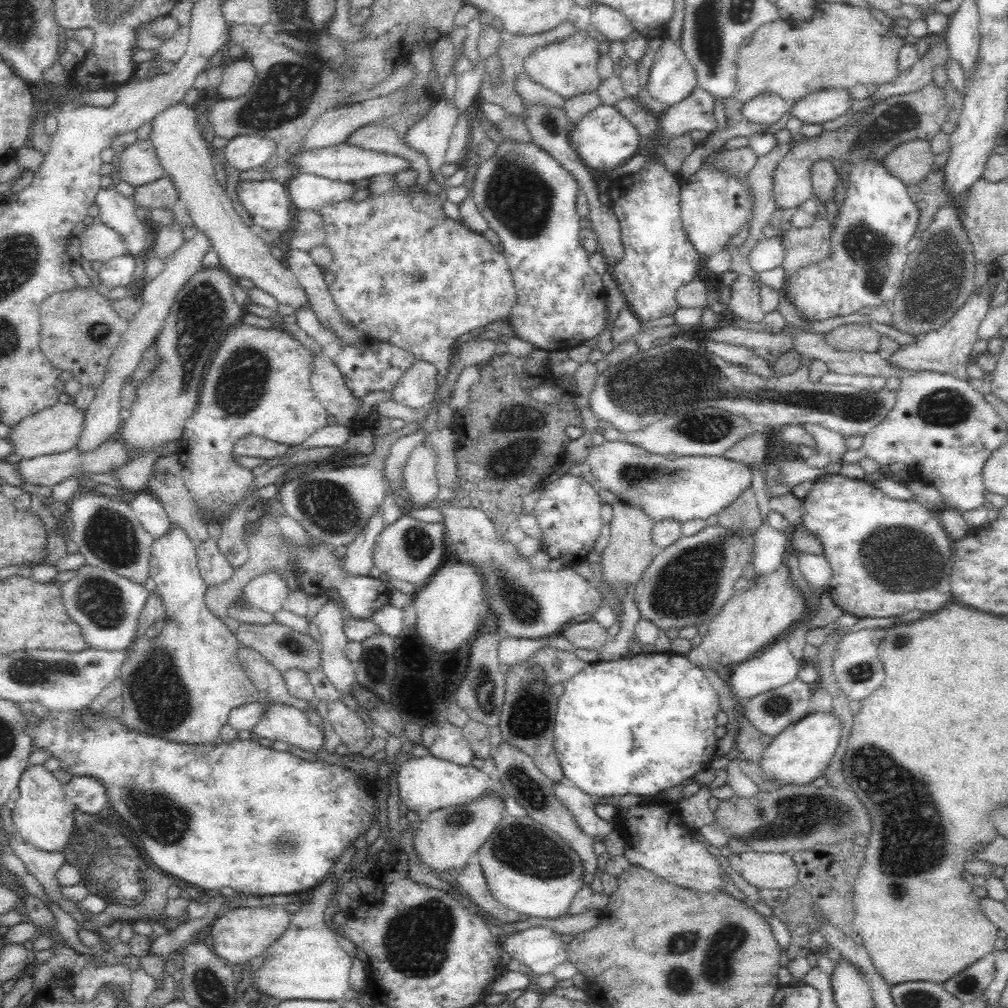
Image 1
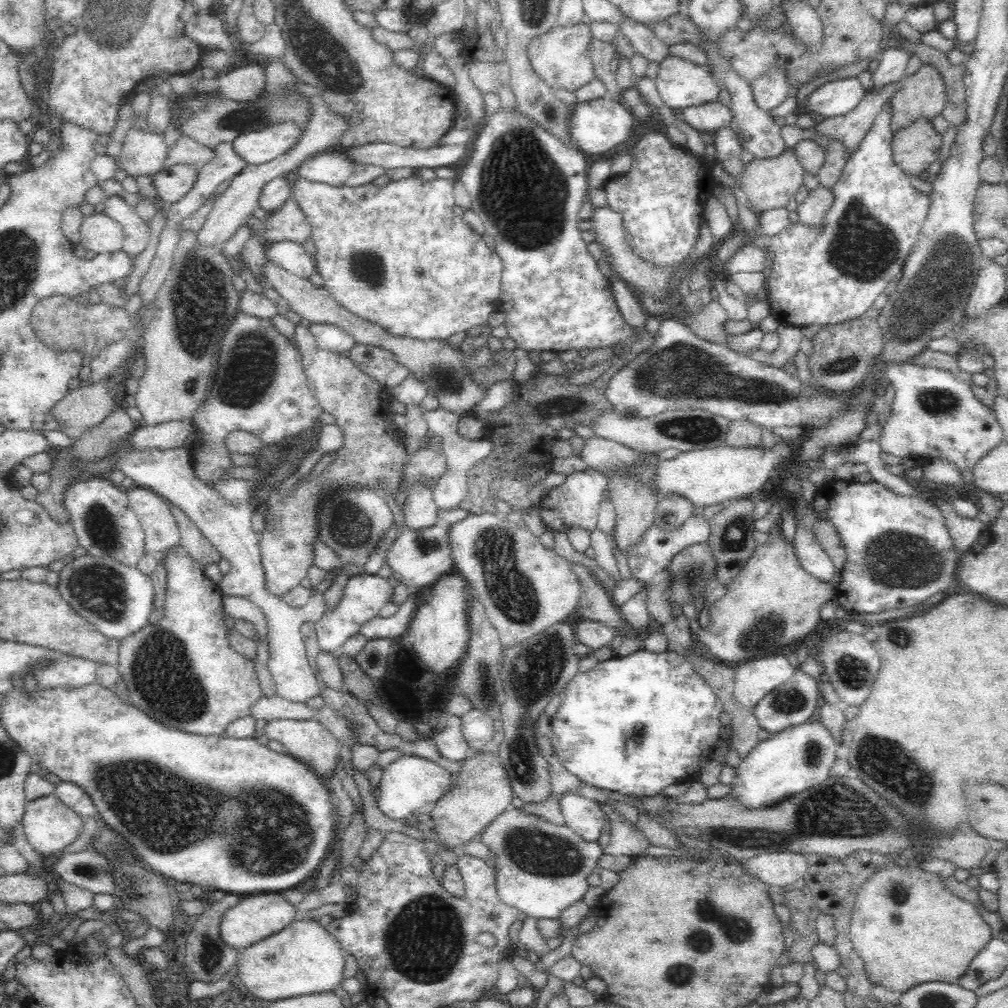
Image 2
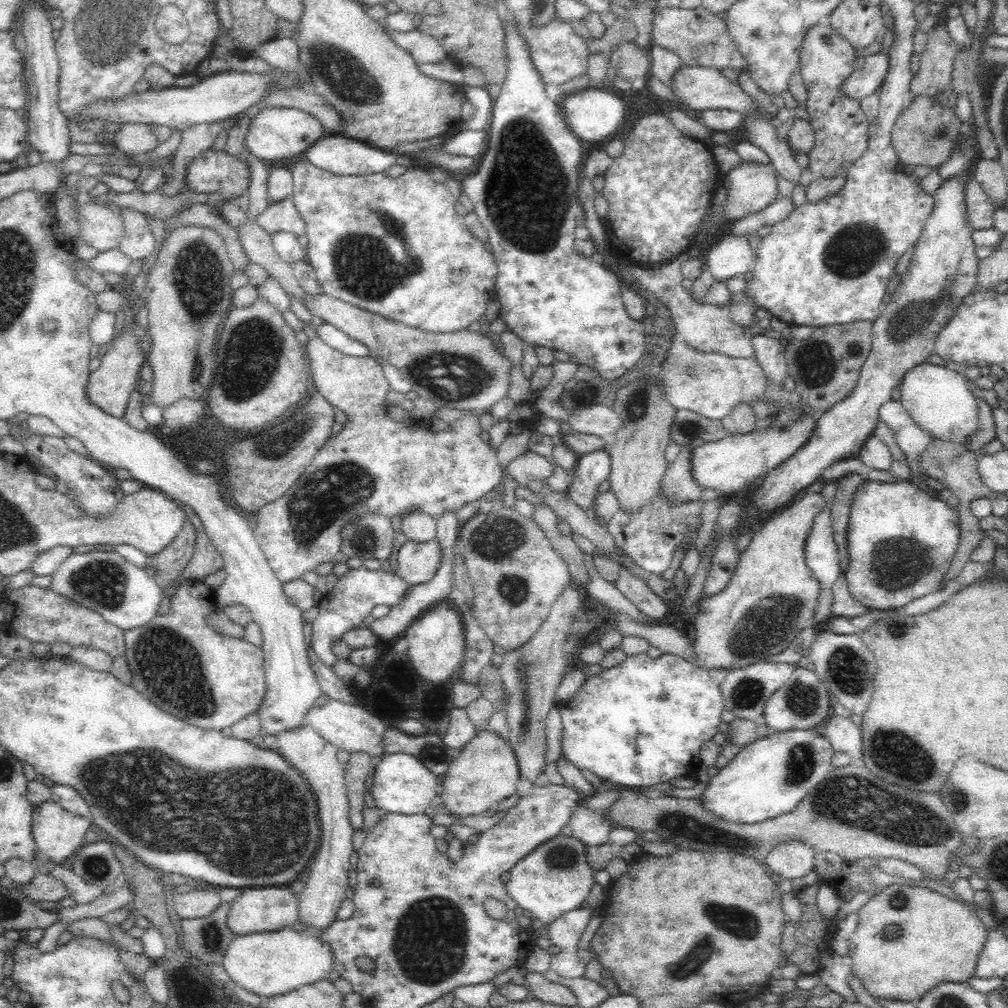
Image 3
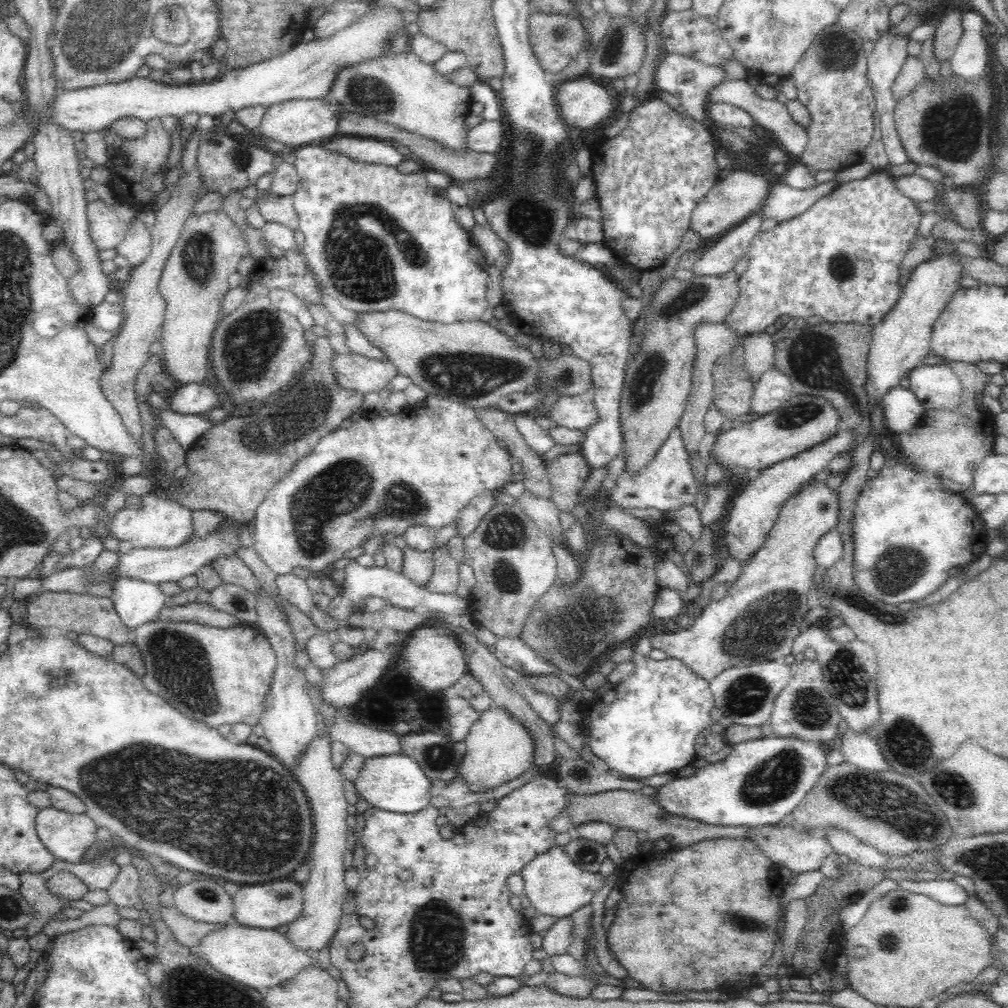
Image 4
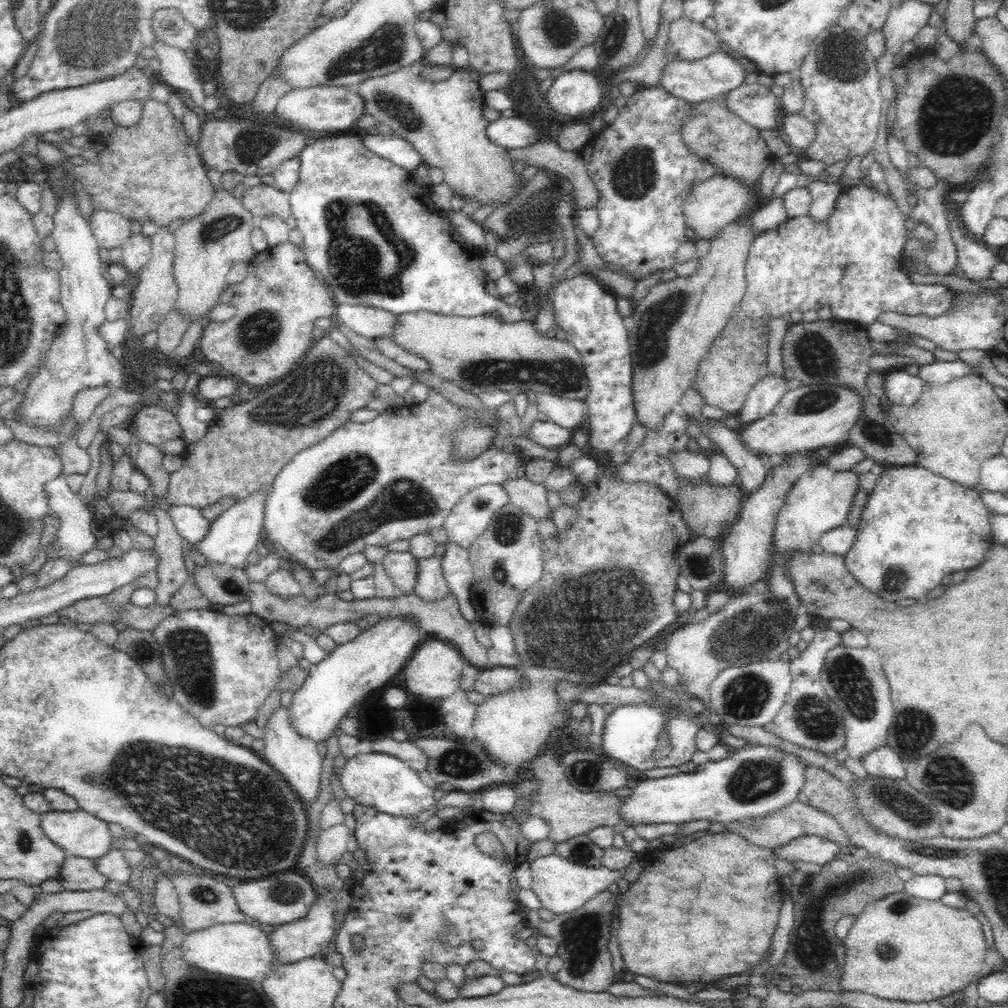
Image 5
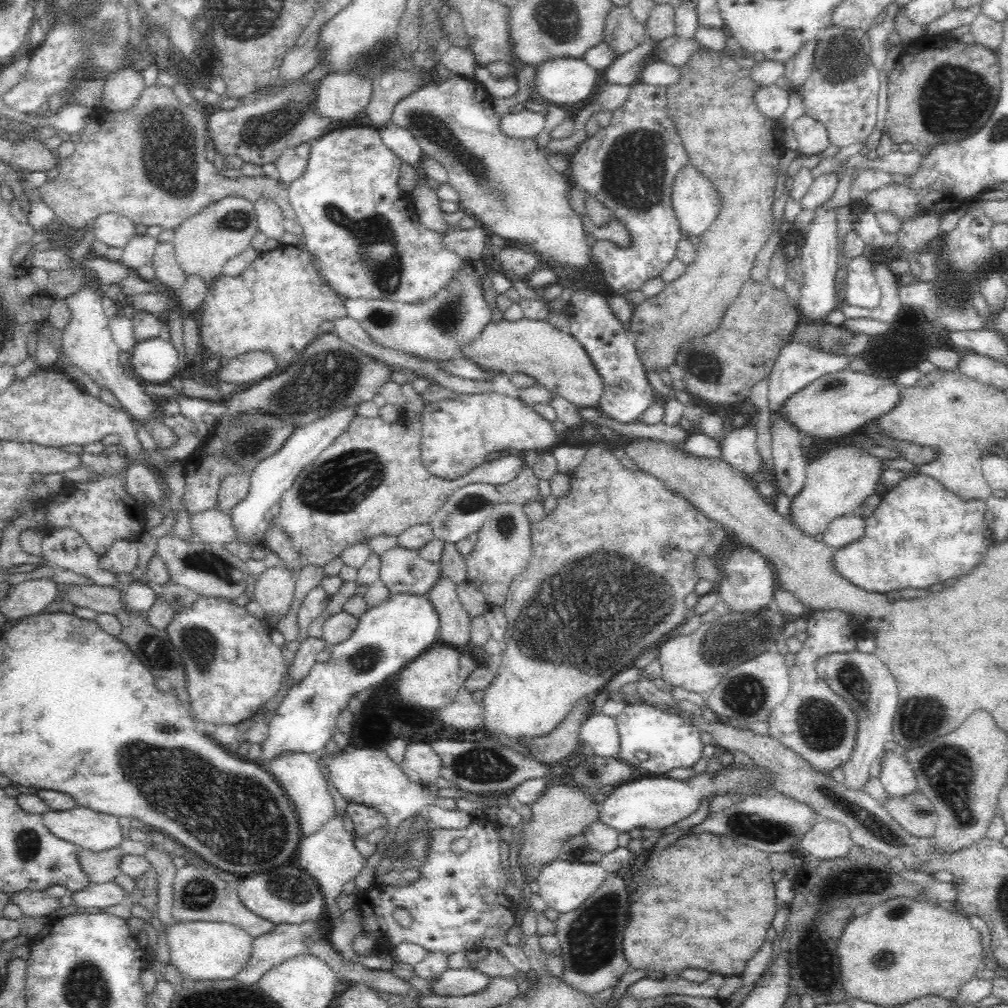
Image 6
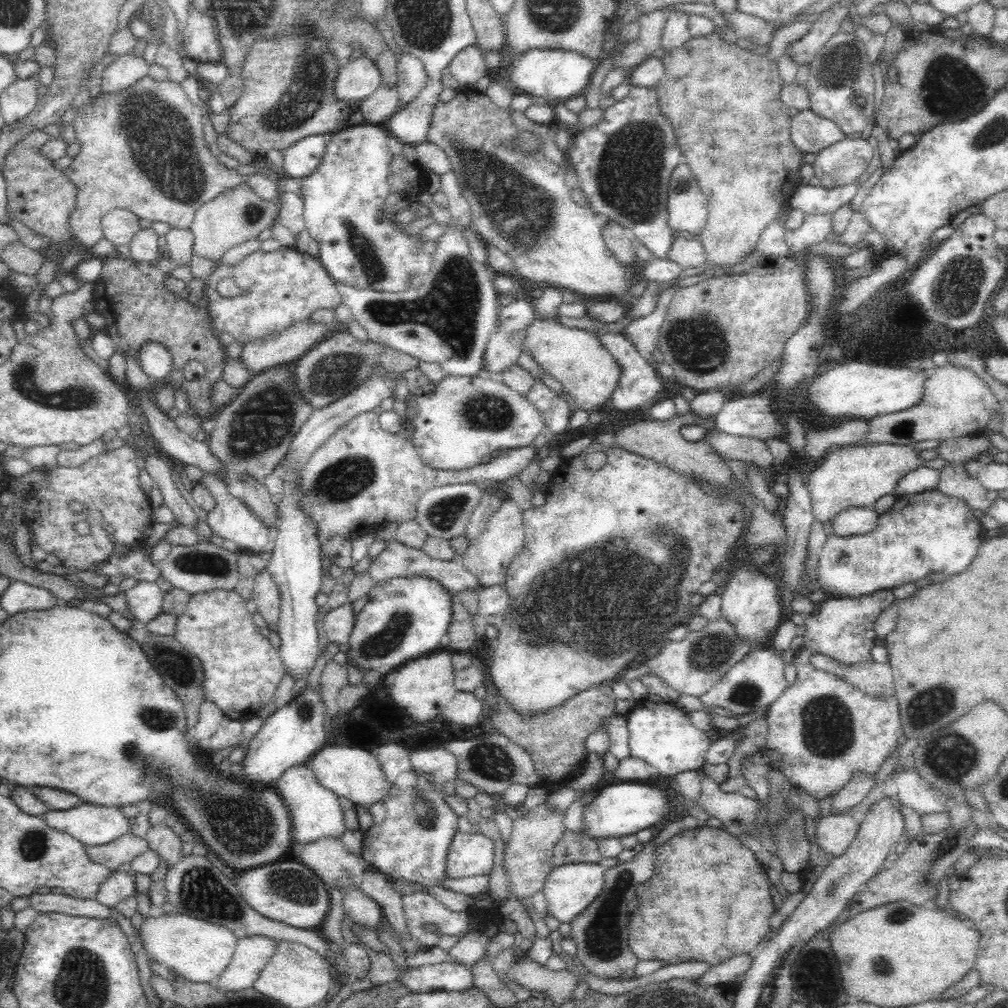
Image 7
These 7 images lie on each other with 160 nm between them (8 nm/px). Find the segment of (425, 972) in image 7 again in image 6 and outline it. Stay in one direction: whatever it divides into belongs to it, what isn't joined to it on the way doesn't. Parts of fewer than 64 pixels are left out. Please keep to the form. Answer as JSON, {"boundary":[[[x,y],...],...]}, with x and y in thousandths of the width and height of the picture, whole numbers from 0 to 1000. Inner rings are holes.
{"boundary":[[[473,961],[443,962],[437,970],[430,972],[429,984],[437,988],[464,988],[478,984],[486,969]]]}

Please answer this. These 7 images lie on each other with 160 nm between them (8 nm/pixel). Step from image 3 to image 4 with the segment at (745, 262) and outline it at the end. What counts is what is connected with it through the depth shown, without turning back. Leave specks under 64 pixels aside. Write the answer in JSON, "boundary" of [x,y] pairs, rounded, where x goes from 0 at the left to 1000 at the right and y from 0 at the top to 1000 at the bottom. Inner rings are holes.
{"boundary":[[[748,211],[735,222],[726,225],[709,243],[694,252],[686,269],[692,274],[714,274],[726,269],[732,259],[742,256],[745,238],[756,219]]]}

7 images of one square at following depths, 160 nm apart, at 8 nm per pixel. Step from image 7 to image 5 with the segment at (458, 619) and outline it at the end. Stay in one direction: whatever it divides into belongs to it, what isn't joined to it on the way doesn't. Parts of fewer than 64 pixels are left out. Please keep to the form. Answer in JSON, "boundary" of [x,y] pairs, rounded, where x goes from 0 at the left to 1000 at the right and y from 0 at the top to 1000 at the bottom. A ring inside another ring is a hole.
{"boundary":[[[429,551],[413,556],[413,577],[409,587],[427,596],[439,594],[444,589],[442,575],[438,574],[437,553]]]}

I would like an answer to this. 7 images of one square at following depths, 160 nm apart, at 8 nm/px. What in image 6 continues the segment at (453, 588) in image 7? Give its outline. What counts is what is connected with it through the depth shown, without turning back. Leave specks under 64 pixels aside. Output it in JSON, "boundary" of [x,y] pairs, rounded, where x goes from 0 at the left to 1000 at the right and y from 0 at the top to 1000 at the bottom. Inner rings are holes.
{"boundary":[[[387,542],[378,552],[377,575],[387,584],[388,589],[421,590],[435,575],[437,564],[435,559],[423,557],[414,546]]]}

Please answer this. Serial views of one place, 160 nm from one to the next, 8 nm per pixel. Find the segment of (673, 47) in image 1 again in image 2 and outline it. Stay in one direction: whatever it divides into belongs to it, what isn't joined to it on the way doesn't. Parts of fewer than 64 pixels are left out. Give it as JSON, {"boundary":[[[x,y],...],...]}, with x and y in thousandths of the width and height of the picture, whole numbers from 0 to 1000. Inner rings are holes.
{"boundary":[[[665,54],[654,62],[650,84],[654,95],[666,108],[710,100],[714,91],[700,66]]]}

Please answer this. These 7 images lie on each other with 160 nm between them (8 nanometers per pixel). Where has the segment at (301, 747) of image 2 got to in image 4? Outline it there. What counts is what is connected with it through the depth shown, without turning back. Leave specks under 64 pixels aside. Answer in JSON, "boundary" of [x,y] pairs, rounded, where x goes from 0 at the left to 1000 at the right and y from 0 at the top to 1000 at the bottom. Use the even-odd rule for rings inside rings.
{"boundary":[[[323,729],[311,730],[304,744],[298,748],[292,764],[289,766],[301,780],[308,796],[312,815],[312,831],[307,848],[308,871],[301,879],[300,905],[286,916],[285,930],[292,938],[314,945],[322,940],[331,929],[338,914],[339,899],[345,883],[341,872],[343,861],[340,850],[345,843],[344,832],[349,825],[344,818],[345,800],[341,789],[341,772],[338,765],[329,757],[327,744],[331,736]]]}

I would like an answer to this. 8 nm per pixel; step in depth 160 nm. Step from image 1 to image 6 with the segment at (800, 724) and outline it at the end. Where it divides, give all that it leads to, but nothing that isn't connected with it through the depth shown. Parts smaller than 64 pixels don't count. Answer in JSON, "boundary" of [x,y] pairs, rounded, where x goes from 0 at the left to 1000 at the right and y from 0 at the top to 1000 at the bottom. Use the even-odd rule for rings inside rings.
{"boundary":[[[726,756],[724,760],[715,760],[710,768],[701,766],[689,767],[681,774],[669,774],[663,770],[653,772],[637,772],[629,776],[617,777],[617,780],[606,786],[594,800],[595,815],[613,823],[613,826],[623,826],[629,821],[649,825],[659,822],[688,808],[698,794],[706,794],[710,790],[728,788],[739,793],[746,789],[754,789],[762,781],[769,783],[770,772],[762,768],[759,762],[752,758],[734,760]]]}

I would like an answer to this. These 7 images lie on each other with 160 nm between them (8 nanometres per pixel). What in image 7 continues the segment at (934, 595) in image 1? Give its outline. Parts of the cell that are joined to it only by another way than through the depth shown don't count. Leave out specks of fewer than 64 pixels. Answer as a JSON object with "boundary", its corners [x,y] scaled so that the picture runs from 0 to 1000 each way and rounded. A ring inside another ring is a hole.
{"boundary":[[[925,484],[909,490],[897,490],[876,509],[873,509],[869,522],[855,532],[821,531],[813,549],[809,575],[819,591],[857,591],[870,585],[886,584],[901,577],[923,573],[926,568],[946,571],[962,562],[972,544],[980,534],[979,526],[972,515],[964,510],[964,504],[954,495],[938,492]]]}

